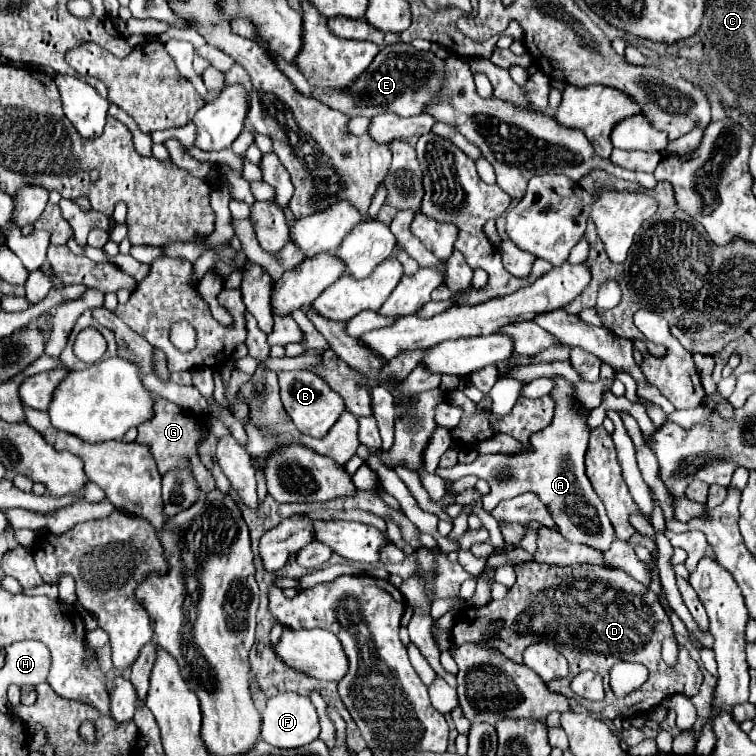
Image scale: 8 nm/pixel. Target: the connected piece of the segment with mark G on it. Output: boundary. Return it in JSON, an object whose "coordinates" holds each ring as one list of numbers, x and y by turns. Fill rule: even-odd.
{"coordinates":[[157,399,155,401,153,419,149,419,149,423,143,423,141,427,137,427,137,431,139,431,137,443,143,443,143,445,149,447,151,455,155,457,155,463,157,463,157,469,159,469,161,475,163,475,163,471,169,471,169,467,189,465,193,469,197,485,201,487,203,493,209,493,209,491,215,489,215,481,213,481,211,473,203,467,203,463,199,461,199,455,197,455,197,441,205,435,203,421,195,419,191,413,185,413,181,407,173,405,167,399]]}

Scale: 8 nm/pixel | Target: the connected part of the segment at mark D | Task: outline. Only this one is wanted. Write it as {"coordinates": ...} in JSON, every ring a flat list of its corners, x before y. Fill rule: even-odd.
{"coordinates":[[517,563,517,565,513,565,513,569,515,569,515,575,517,575,517,583,509,589,505,599,491,601,483,609,471,605,471,607,465,607,463,611,459,611,457,621,451,629,455,645,475,641,475,643,481,643,483,647,499,649,505,657,509,657,513,661,521,661,521,653,523,653,525,647,529,647,529,643,543,641,543,643,553,645,567,659,569,675,559,679,559,681,551,681,551,689,555,693,565,695,565,697,577,699,585,709,589,709,591,713,597,713,603,719,615,719,617,715,633,717,637,713,651,711,665,697,669,697,673,693,683,693,687,697,697,695,697,691,703,683,703,673,701,673,699,665,691,659,689,652,682,647,679,647,678,661,673,669,663,663,661,641,663,641,665,635,673,635,671,621,669,621,667,613,663,611,657,595,651,589,633,581,631,575,617,571,617,569,599,569,599,567,591,567,591,575,589,575,589,571,577,573,575,567,559,569,559,567,545,567,541,563],[617,661,643,663,649,669,649,679,637,691,627,695,625,699,617,699,613,695,613,691,609,689,609,671,611,671,613,663,617,663],[583,669,591,669,591,671,595,671,603,677,603,685,605,685,605,699,603,701,597,701,597,703,585,701,581,697,575,697,573,691,569,689,569,681,573,679,573,675,581,673]]}

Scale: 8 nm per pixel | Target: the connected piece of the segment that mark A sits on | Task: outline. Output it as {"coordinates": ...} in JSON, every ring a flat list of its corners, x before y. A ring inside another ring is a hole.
{"coordinates":[[561,375,551,377,551,381,555,383,551,391,551,397,555,401,553,421,545,429,529,437,531,449,523,447,519,453,513,455,479,453,473,463,469,465,457,463,457,467,449,471,437,471,437,475,449,481,457,481,465,475,475,475,479,479,485,479,491,489,483,497,485,511,491,511,503,499,513,499,521,493,535,493,547,505,551,517,555,519,565,539,569,539,571,543,585,543,601,551,607,551,615,539,615,529,605,513,605,505,601,503,599,495,593,491,583,465,583,455,587,449,587,433,589,433,587,427,589,411,585,411,575,399,573,393,575,385,571,381,567,381]]}

